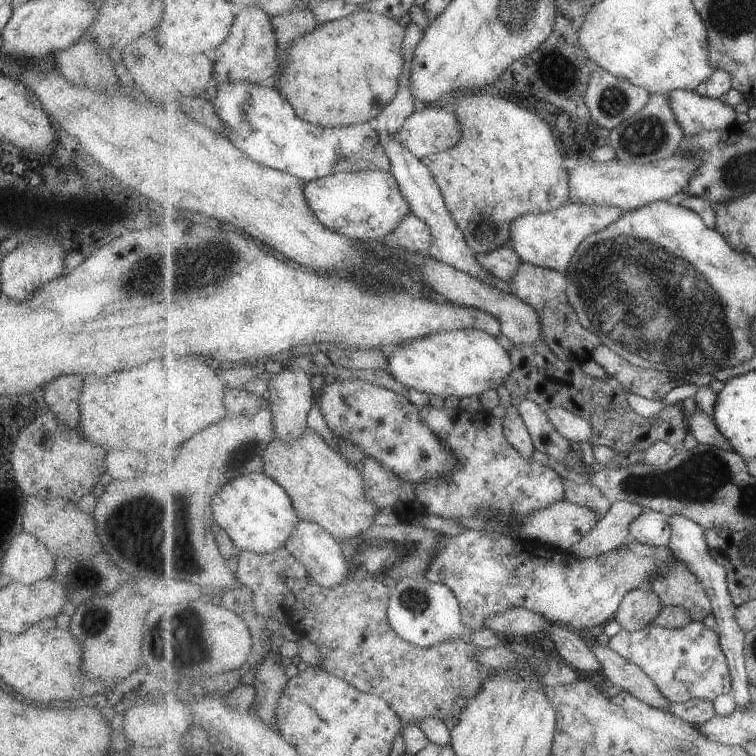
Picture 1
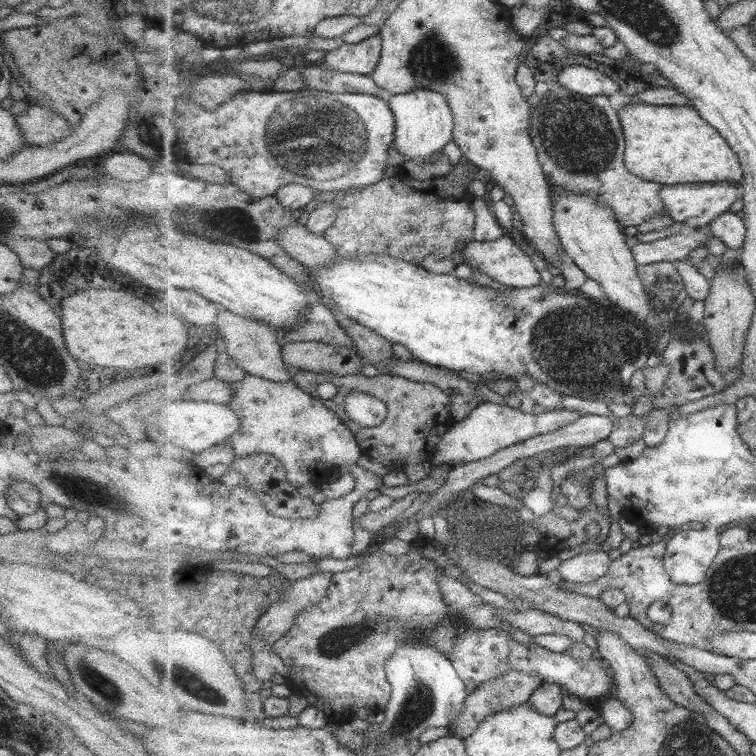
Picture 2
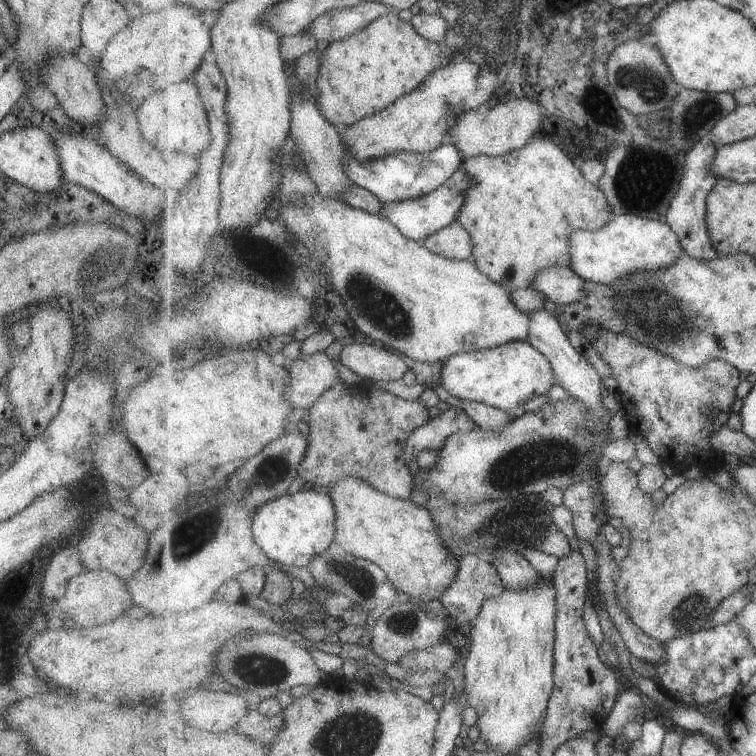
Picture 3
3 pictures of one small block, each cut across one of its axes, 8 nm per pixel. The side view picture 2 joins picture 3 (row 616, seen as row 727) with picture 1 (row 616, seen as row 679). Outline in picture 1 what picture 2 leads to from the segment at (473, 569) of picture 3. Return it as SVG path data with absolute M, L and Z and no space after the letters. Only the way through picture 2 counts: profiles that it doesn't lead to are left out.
M511 608L505 614L491 616L485 622L485 628L494 630L500 637L505 636L531 636L546 632L549 628L549 620L541 614L529 612L525 608Z

